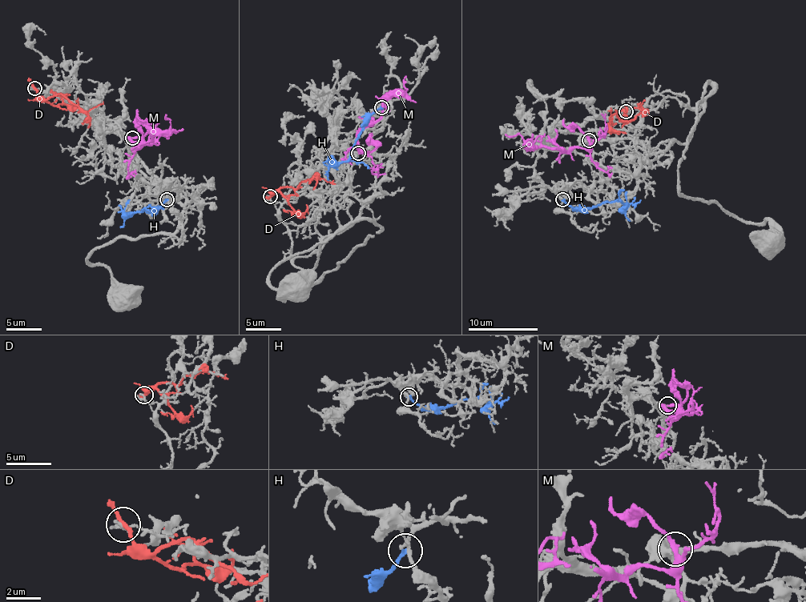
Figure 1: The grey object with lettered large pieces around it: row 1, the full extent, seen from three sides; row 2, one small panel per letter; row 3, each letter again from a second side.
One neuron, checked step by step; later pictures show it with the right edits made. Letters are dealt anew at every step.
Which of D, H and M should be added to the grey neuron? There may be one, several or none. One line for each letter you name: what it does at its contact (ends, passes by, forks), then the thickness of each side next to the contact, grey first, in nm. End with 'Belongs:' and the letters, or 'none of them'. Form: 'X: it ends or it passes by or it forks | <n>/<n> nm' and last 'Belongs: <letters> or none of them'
M: it ends | 200/200 nm
Belongs: M

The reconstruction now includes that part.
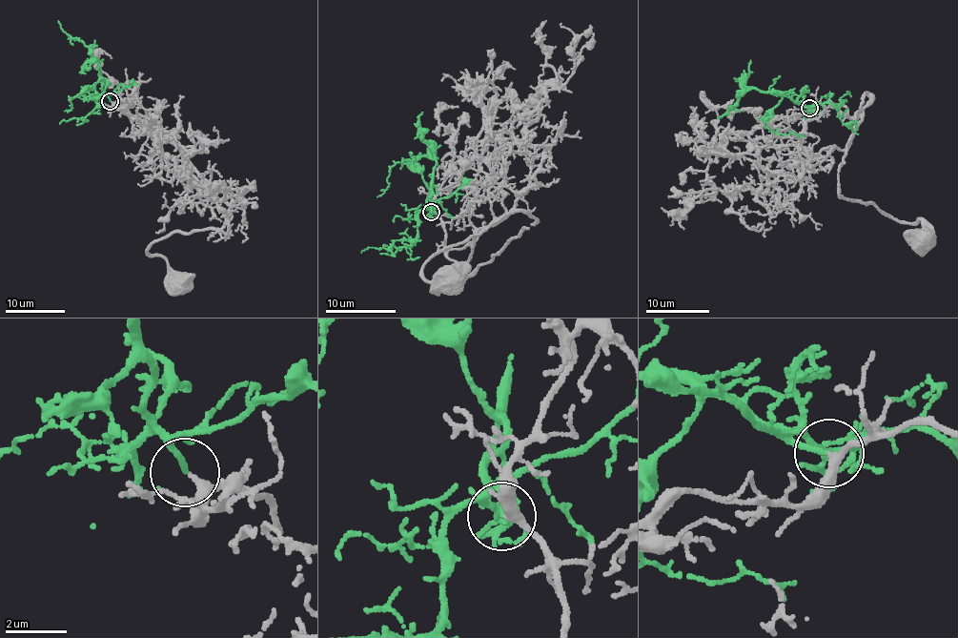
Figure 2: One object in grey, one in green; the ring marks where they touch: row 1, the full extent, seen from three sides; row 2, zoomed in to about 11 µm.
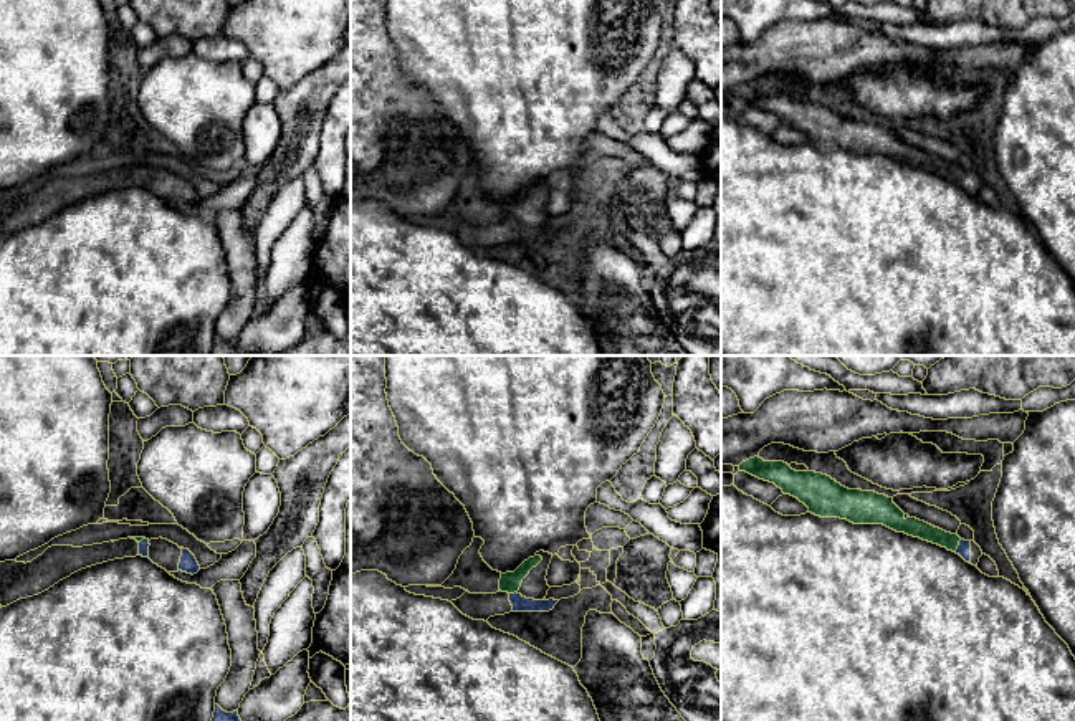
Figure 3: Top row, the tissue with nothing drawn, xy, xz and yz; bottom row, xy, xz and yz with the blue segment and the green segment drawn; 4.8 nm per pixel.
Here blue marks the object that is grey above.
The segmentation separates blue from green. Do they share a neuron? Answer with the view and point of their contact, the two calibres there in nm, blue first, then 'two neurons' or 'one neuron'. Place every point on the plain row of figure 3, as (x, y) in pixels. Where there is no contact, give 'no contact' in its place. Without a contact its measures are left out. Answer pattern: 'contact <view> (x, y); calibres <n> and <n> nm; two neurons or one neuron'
contact yz (958, 176); calibres 70 and 90 nm; one neuron

